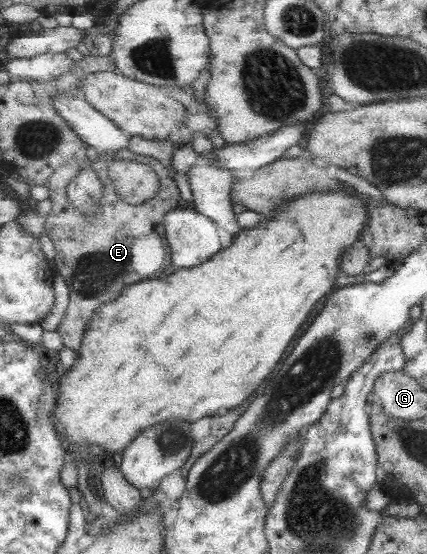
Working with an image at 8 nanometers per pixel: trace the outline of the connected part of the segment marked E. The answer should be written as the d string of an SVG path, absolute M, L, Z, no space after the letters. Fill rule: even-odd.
M124 148L116 154L102 152L90 160L90 166L68 164L54 172L49 181L51 190L49 200L52 202L52 208L46 216L44 225L44 233L56 247L54 258L56 272L64 277L70 286L71 302L66 317L58 325L57 331L62 334L65 346L77 354L82 349L86 329L96 309L118 299L130 285L159 276L169 263L171 248L165 218L174 207L177 207L176 202L181 199L178 183L168 175L168 169L158 159L139 155ZM116 157L142 161L152 170L158 171L160 175L158 195L140 205L130 205L122 197L118 197L118 193L114 191L114 182L107 173L108 163L116 160ZM90 167L98 173L106 187L103 197L96 201L96 205L100 205L100 218L96 218L94 222L82 216L80 208L72 207L72 202L68 198L68 186L72 180Z

